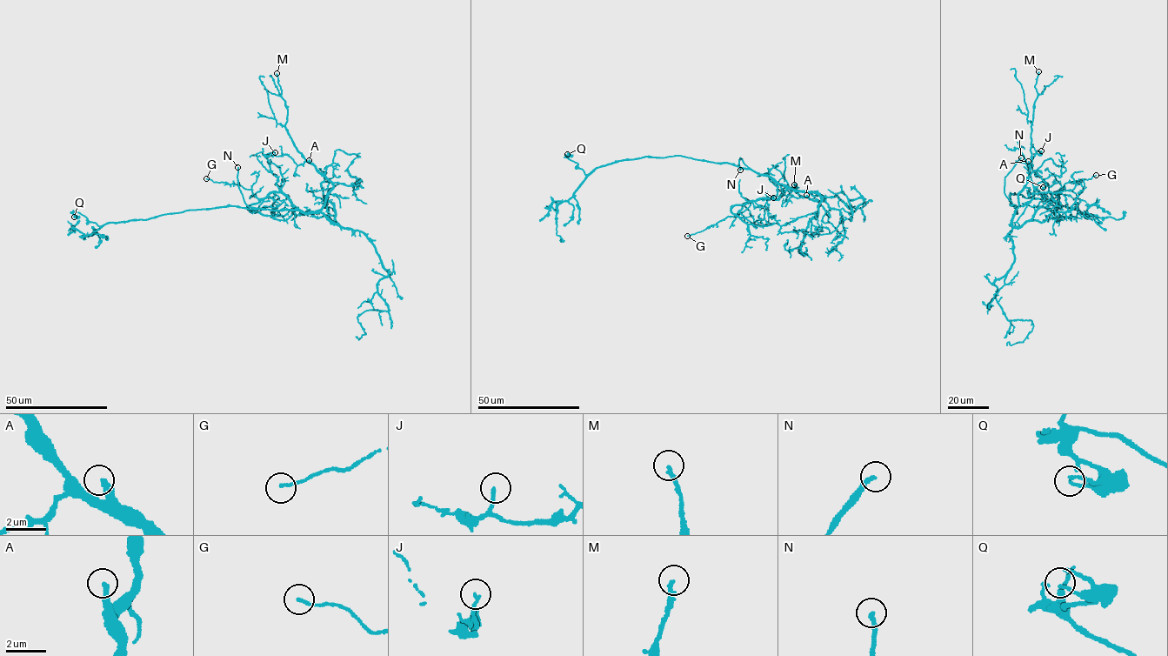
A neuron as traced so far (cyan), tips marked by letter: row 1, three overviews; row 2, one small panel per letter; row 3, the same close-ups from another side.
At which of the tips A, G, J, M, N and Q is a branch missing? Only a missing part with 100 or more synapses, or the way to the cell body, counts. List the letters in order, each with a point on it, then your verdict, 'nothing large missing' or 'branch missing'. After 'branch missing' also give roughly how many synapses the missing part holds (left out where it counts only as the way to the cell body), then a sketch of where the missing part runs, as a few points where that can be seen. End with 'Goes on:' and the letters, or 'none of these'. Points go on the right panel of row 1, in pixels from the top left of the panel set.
A: (1028, 161) | branch missing | 170 syn | (1028, 161), (1031, 143), (1015, 113), (1017, 71), (1000, 61), (988, 58)
G: (1096, 175) | nothing large missing
J: (1041, 150) | nothing large missing
M: (1038, 71) | nothing large missing
N: (1021, 157) | branch missing | (1021, 157), (1035, 155), (1080, 129), (1131, 86), (1128, 75)
Q: (1043, 187) | nothing large missing
Goes on: A, N

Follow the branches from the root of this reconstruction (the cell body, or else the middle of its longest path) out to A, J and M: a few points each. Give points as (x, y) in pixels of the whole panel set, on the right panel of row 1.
A: (1013, 205), (1015, 211), (1018, 206), (1017, 194), (1024, 187), (1028, 176), (1028, 161)
J: (1013, 205), (1015, 211), (1017, 194), (1026, 184), (1030, 164), (1041, 150)
M: (1013, 205), (1015, 211), (1017, 194), (1024, 187), (1030, 168), (1031, 123), (1037, 95), (1034, 85), (1038, 71)

